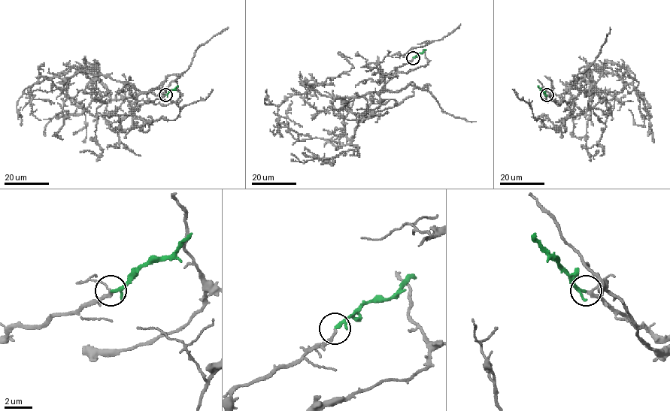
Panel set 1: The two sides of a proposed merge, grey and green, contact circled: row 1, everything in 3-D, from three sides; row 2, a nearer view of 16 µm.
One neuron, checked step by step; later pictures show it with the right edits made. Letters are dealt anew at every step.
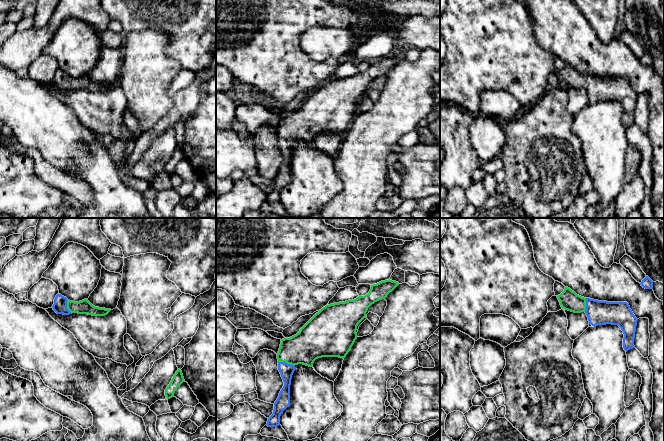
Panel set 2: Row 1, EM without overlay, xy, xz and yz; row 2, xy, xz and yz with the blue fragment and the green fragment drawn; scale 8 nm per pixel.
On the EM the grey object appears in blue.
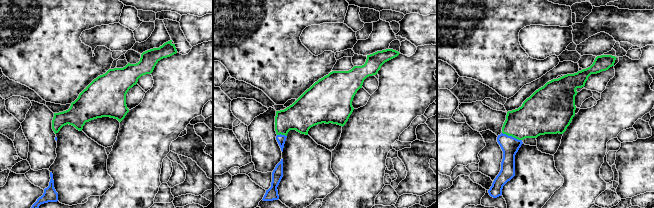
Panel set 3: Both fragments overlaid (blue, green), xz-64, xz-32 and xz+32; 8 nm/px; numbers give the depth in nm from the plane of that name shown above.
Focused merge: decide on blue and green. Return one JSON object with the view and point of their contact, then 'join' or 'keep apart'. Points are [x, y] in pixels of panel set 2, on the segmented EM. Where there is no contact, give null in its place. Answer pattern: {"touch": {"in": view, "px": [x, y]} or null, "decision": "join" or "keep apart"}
{"touch": {"in": "xz", "px": [286, 363]}, "decision": "join"}

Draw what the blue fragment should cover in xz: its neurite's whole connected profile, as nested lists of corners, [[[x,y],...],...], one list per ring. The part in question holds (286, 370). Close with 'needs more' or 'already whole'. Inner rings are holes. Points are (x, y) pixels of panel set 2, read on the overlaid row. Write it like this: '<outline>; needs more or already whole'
[[[390,279],[381,281],[371,285],[365,296],[326,305],[296,335],[281,340],[277,359],[284,386],[274,403],[273,414],[268,418],[268,427],[279,426],[281,414],[290,406],[290,385],[295,366],[312,367],[314,361],[322,357],[344,359],[357,339],[357,326],[366,318],[368,308],[385,299],[398,285]]]; needs more

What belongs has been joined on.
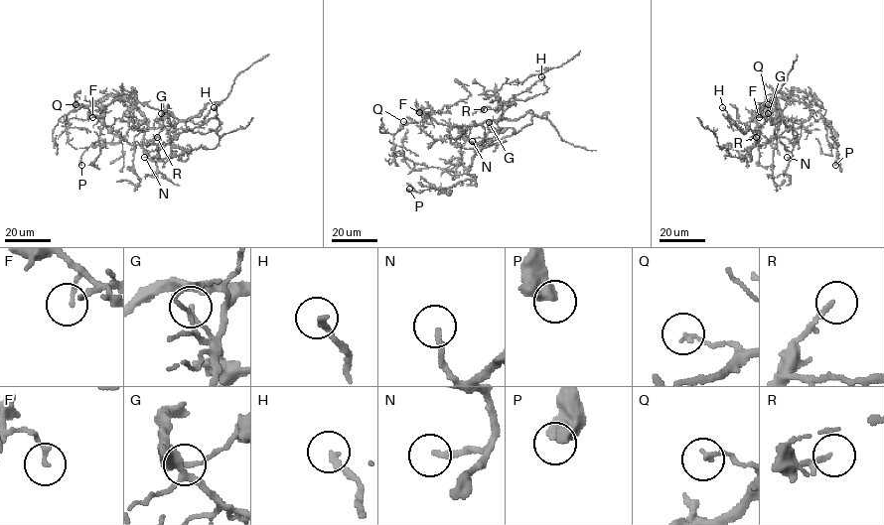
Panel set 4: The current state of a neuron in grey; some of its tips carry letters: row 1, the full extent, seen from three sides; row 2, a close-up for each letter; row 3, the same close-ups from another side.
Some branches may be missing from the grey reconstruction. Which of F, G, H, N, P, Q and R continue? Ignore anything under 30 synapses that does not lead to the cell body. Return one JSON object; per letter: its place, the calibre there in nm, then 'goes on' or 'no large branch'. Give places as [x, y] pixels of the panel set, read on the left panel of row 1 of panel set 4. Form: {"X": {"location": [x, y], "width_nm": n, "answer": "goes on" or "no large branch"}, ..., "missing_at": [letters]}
{"F": {"location": [92, 117], "width_nm": 150, "answer": "no large branch"}, "G": {"location": [161, 113], "width_nm": 140, "answer": "no large branch"}, "H": {"location": [214, 107], "width_nm": 180, "answer": "no large branch"}, "N": {"location": [144, 157], "width_nm": 190, "answer": "no large branch"}, "P": {"location": [81, 165], "width_nm": 400, "answer": "no large branch"}, "Q": {"location": [75, 104], "width_nm": 160, "answer": "no large branch"}, "R": {"location": [157, 137], "width_nm": 150, "answer": "no large branch"}, "missing_at": []}

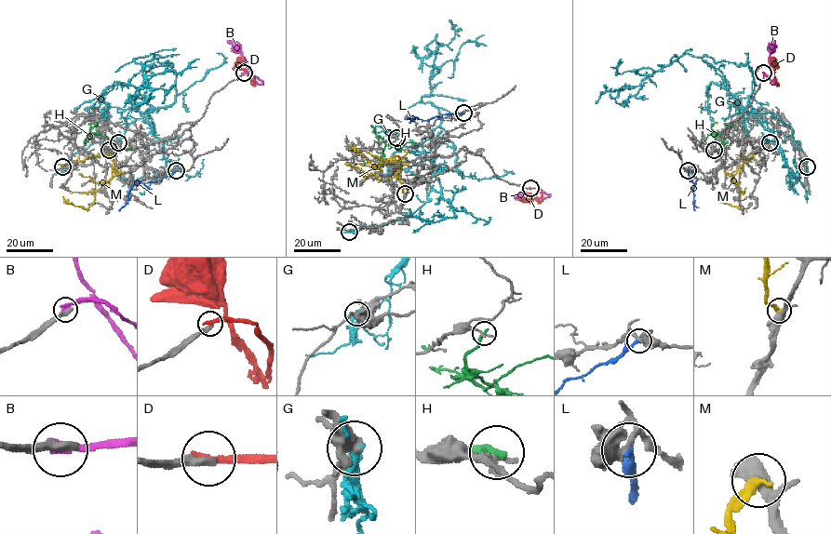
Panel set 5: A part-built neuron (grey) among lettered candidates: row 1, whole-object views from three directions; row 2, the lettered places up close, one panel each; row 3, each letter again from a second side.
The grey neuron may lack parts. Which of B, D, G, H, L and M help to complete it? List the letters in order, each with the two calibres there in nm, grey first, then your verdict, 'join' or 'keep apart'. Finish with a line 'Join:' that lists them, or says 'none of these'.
B: 400 nm thick on the grey side, 380 nm on the other; keep apart
D: 340 nm thick on the grey side, 340 nm on the other; join
G: 360 nm thick on the grey side, 360 nm on the other; keep apart
H: 240 nm thick on the grey side, 280 nm on the other; keep apart
L: 280 nm thick on the grey side, 280 nm on the other; keep apart
M: 400 nm thick on the grey side, 320 nm on the other; keep apart
Join: D

